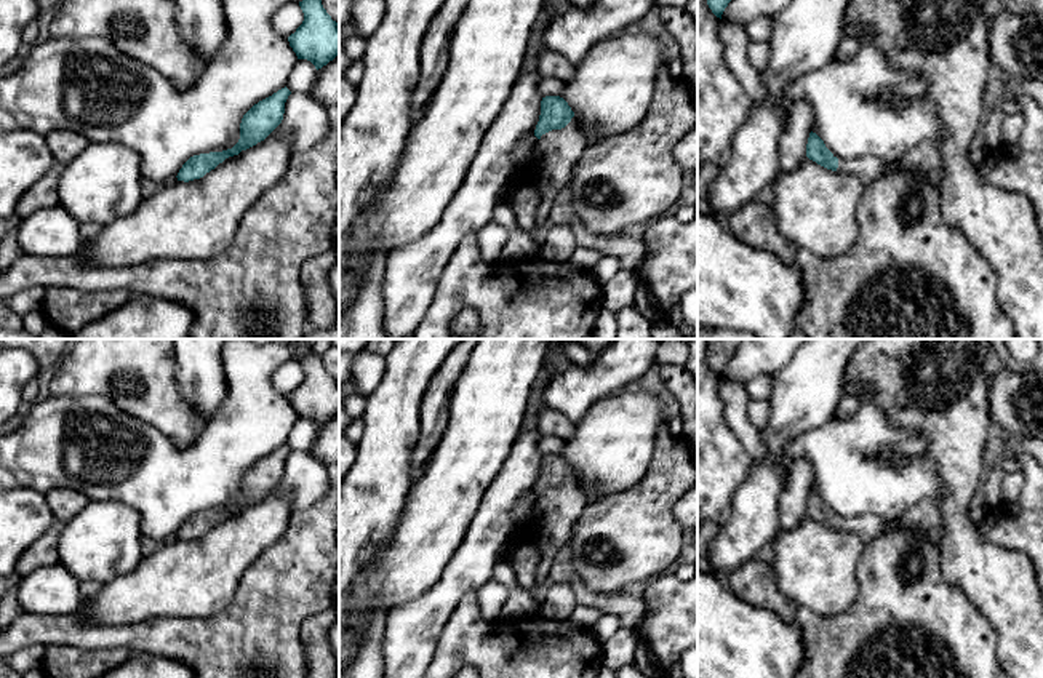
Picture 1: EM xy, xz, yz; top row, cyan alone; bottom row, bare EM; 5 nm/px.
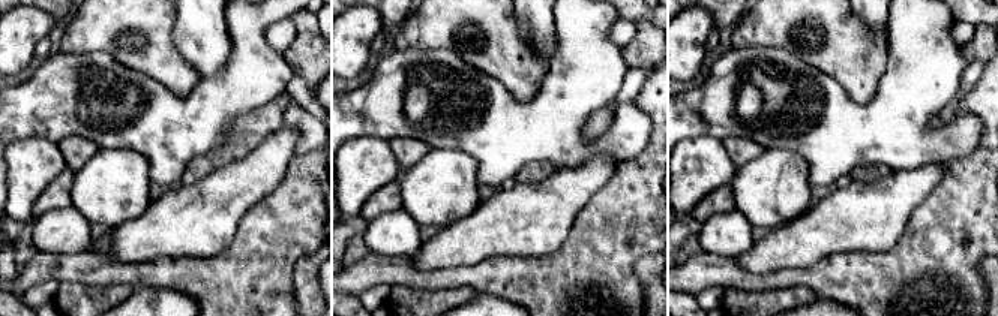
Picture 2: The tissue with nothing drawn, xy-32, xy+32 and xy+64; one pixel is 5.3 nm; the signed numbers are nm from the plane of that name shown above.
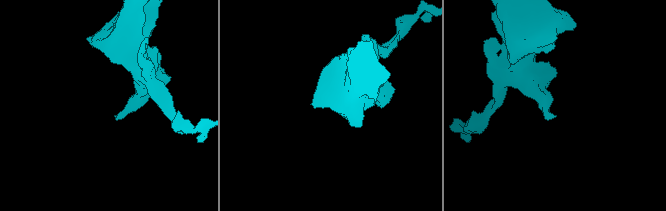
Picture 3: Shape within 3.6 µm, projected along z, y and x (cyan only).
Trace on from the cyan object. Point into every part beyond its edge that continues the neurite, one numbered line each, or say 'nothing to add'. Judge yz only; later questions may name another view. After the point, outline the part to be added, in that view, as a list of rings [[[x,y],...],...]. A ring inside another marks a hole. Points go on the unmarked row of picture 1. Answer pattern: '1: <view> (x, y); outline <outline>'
1: yz (869, 526); outline [[[873,513],[853,518],[838,518],[837,529],[857,534],[864,544],[870,544],[888,529],[897,528],[899,520],[883,520]]]

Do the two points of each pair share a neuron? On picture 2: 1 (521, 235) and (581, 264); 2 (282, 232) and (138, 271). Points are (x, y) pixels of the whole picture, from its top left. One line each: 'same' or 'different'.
1: different
2: same

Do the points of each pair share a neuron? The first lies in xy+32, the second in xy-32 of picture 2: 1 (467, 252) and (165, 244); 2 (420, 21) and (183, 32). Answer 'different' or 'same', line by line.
1: same
2: different

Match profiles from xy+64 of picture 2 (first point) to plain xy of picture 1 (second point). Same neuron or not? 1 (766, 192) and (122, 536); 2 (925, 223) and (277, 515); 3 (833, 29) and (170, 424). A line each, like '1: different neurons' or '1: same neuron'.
1: same neuron
2: different neurons
3: same neuron

